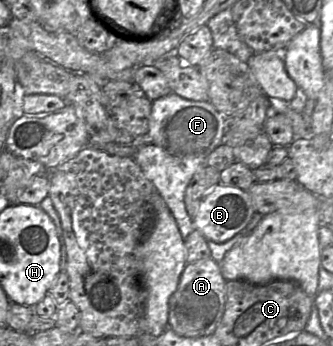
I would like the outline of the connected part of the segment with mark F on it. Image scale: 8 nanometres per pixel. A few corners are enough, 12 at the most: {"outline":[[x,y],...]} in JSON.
{"outline":[[171,92],[130,144],[183,239],[186,188],[223,143],[227,117]]}

